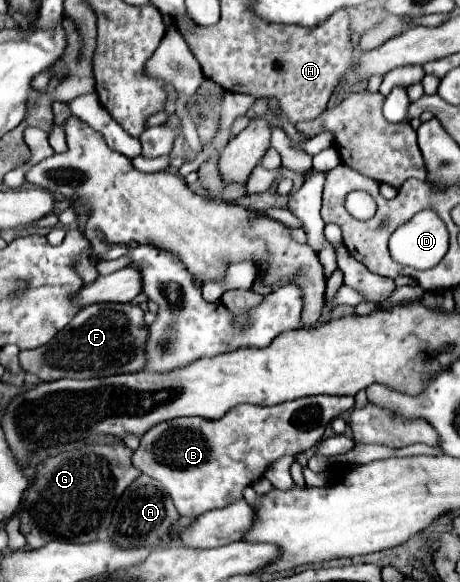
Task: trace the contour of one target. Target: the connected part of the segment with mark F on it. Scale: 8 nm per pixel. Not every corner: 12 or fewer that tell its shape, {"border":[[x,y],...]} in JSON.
{"border":[[131,302],[85,306],[21,368],[51,382],[143,370]]}

